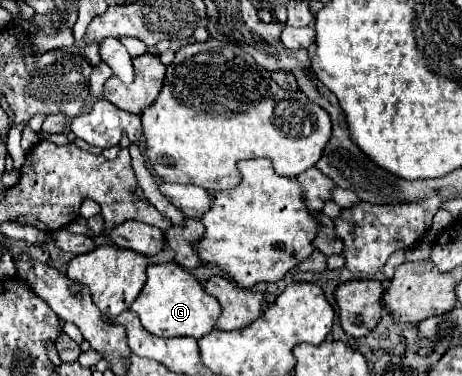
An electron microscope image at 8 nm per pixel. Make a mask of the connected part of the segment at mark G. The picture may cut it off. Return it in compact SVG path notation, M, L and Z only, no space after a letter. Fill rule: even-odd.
M176 263L150 265L146 269L146 285L128 307L138 315L142 327L156 337L194 337L200 339L210 333L220 315L220 303L208 295L194 275Z

